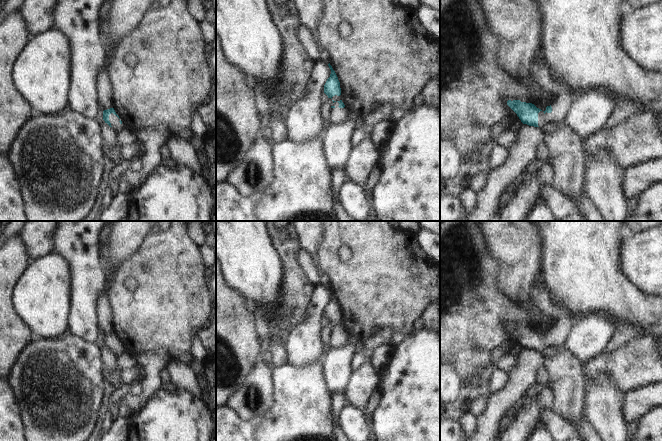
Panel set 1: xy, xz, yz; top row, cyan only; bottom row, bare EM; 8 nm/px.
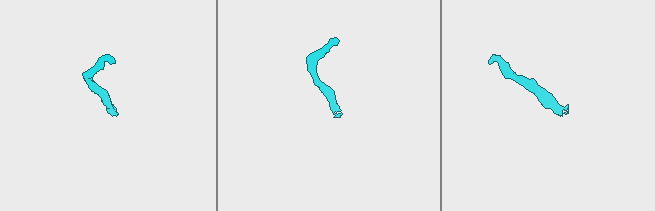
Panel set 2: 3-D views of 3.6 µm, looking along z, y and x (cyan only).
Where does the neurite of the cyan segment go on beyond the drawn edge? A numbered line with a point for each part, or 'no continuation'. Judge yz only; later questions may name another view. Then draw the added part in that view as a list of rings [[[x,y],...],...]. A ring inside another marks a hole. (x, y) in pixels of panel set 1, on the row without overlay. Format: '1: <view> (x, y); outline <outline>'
1: yz (547, 352); outline [[[540,335],[538,337],[538,350],[543,354],[545,359],[548,359],[552,356],[555,356],[558,353],[559,347],[547,347],[544,341],[544,336]]]

